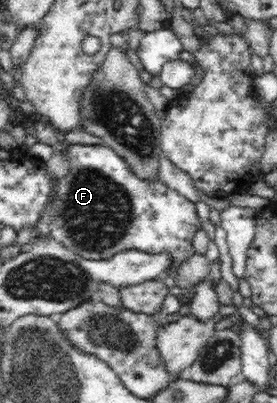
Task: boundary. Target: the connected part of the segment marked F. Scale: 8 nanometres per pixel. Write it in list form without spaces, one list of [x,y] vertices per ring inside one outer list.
[[[71,144],[66,150],[67,159],[69,162],[69,170],[67,174],[64,175],[59,181],[54,194],[53,205],[50,205],[50,219],[49,219],[49,231],[52,236],[58,238],[58,240],[64,245],[67,246],[73,253],[84,257],[85,259],[100,260],[100,259],[109,259],[113,257],[116,253],[125,251],[125,250],[137,250],[142,251],[143,253],[165,253],[168,250],[168,253],[172,254],[172,265],[168,269],[165,276],[168,274],[173,278],[177,275],[177,269],[179,265],[186,261],[195,253],[193,249],[193,237],[197,233],[198,229],[201,229],[201,220],[195,210],[195,204],[189,199],[185,198],[183,195],[179,194],[176,190],[170,189],[161,182],[161,180],[153,180],[152,183],[147,183],[145,180],[137,177],[137,174],[131,170],[129,164],[125,162],[123,157],[117,155],[115,150],[111,149],[109,146],[105,145],[84,145],[84,144]]]

